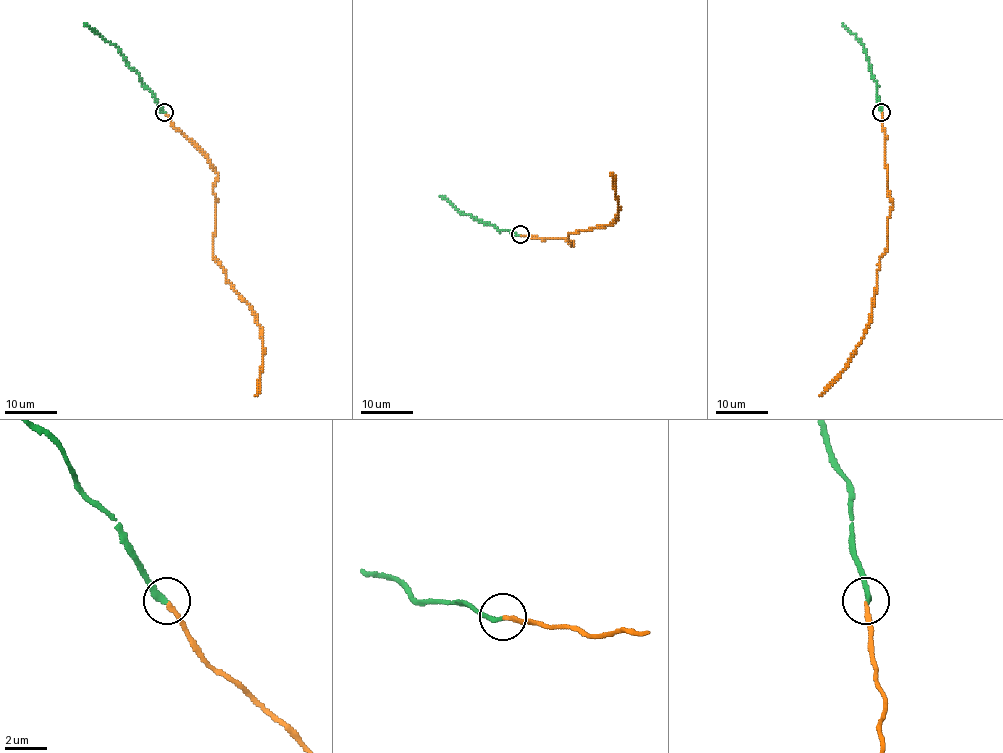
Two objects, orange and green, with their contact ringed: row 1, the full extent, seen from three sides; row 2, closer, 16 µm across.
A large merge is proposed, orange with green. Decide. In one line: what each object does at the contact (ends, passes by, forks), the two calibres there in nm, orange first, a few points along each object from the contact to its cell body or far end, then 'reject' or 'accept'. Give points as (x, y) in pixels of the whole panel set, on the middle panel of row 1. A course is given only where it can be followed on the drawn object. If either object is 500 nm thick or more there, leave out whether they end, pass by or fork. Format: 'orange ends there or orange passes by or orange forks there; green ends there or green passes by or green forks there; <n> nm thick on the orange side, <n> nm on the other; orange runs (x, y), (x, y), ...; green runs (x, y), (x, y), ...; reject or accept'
orange ends there; green ends there; 200 nm thick on the orange side, 280 nm on the other; orange runs (520, 235), (563, 237), (573, 241), (569, 241), (571, 247), (569, 235), (611, 224), (618, 207), (611, 174); green runs (520, 235), (499, 231), (491, 224), (460, 214), (440, 195); accept

